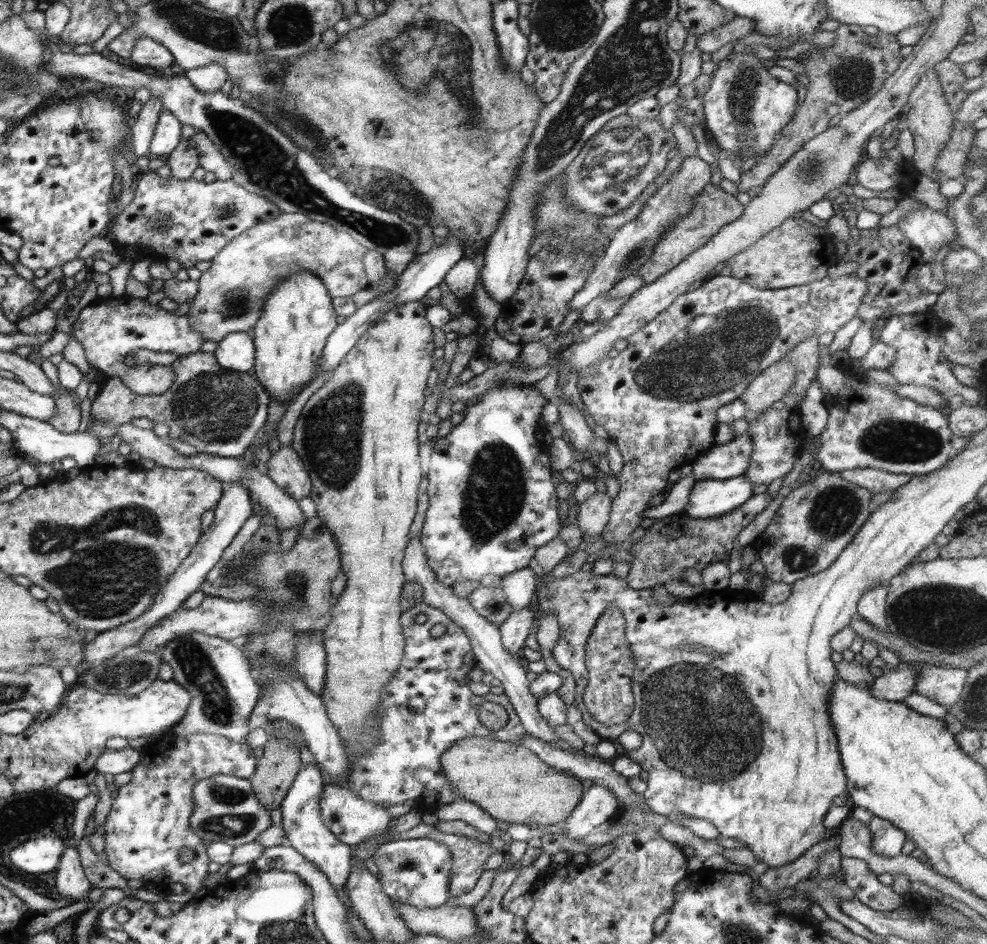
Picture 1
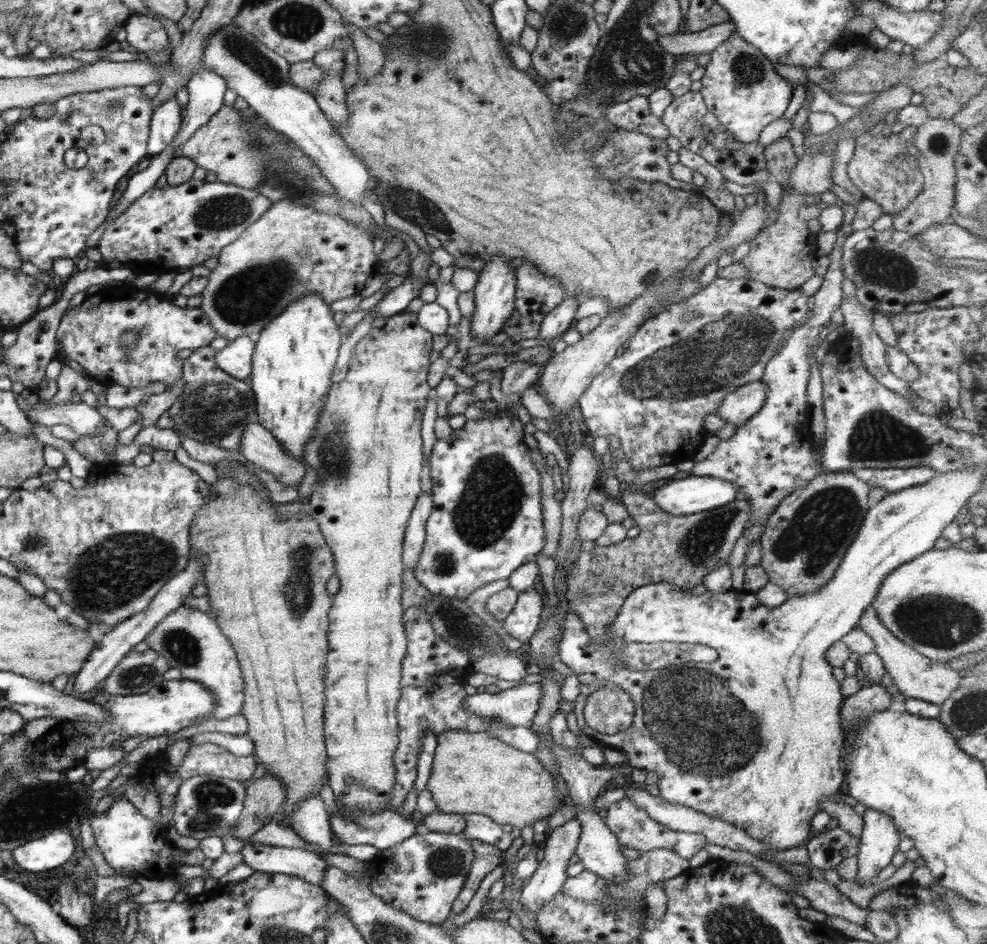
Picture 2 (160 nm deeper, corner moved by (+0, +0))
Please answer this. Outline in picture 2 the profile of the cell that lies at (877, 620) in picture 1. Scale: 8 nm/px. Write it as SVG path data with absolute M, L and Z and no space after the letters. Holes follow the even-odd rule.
M872 604L862 614L859 626L874 641L876 648L873 652L880 656L885 666L885 672L892 677L895 688L898 688L900 694L905 698L917 698L932 704L942 704L959 688L962 682L960 671L952 669L946 663L932 661L919 654L908 644L902 643L886 629L882 620L878 619L878 611L872 607Z

